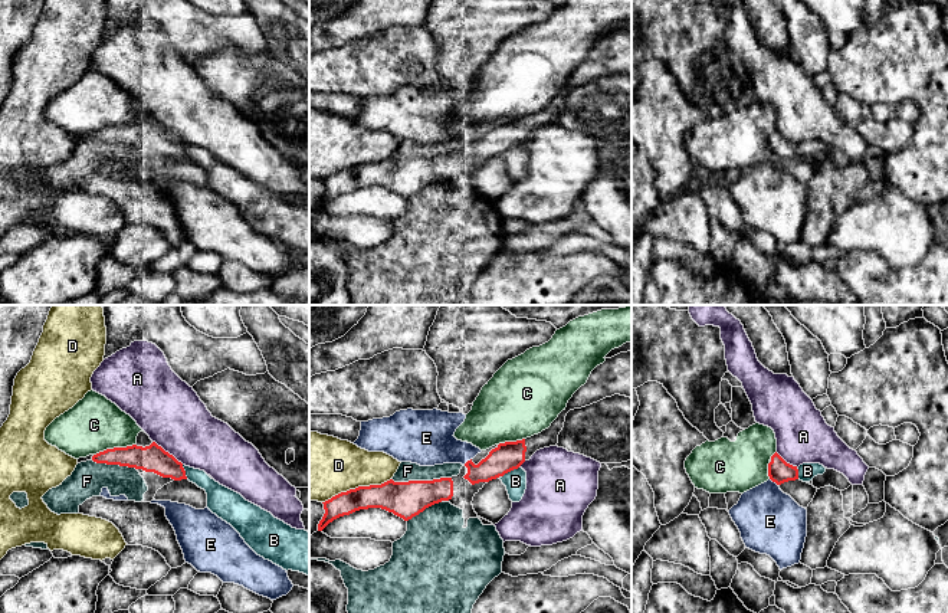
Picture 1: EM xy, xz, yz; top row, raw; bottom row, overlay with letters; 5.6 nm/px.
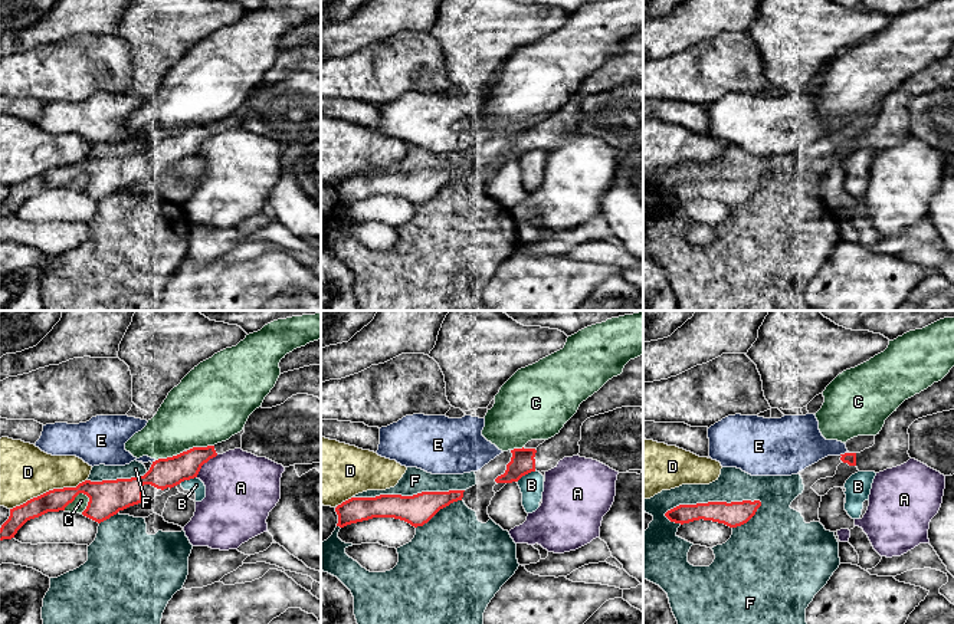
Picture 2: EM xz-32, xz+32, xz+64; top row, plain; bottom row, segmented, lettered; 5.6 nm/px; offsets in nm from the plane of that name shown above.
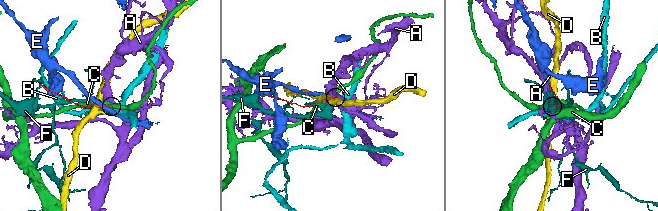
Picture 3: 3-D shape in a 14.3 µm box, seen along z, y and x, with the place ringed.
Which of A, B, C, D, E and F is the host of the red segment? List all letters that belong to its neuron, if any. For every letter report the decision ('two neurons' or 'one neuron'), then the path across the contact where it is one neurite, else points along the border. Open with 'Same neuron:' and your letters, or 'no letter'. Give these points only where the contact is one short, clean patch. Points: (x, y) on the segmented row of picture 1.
Same neuron: no letter
A: two neurons; border xy (153, 441), (183, 464)
B: two neurons; border xz (518, 466), (502, 477)
C: two neurons
D: two neurons; border xz (390, 478), (380, 484), (358, 485), (341, 491), (322, 502)
E: two neurons
F: two neurons

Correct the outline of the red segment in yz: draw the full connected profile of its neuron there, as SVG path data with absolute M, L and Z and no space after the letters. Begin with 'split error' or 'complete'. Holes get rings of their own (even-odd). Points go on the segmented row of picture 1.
complete; M777 452L771 456L768 463L768 476L777 485L781 485L788 481L798 479L798 469L787 463Z

